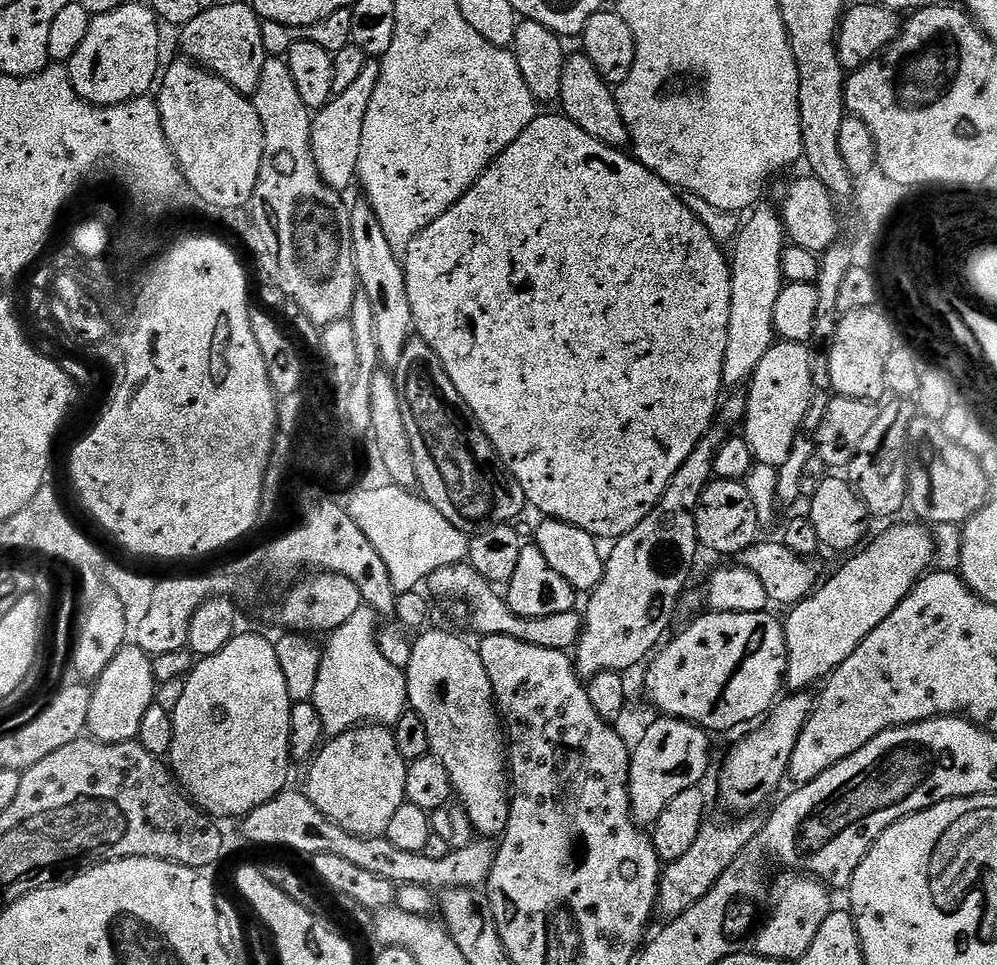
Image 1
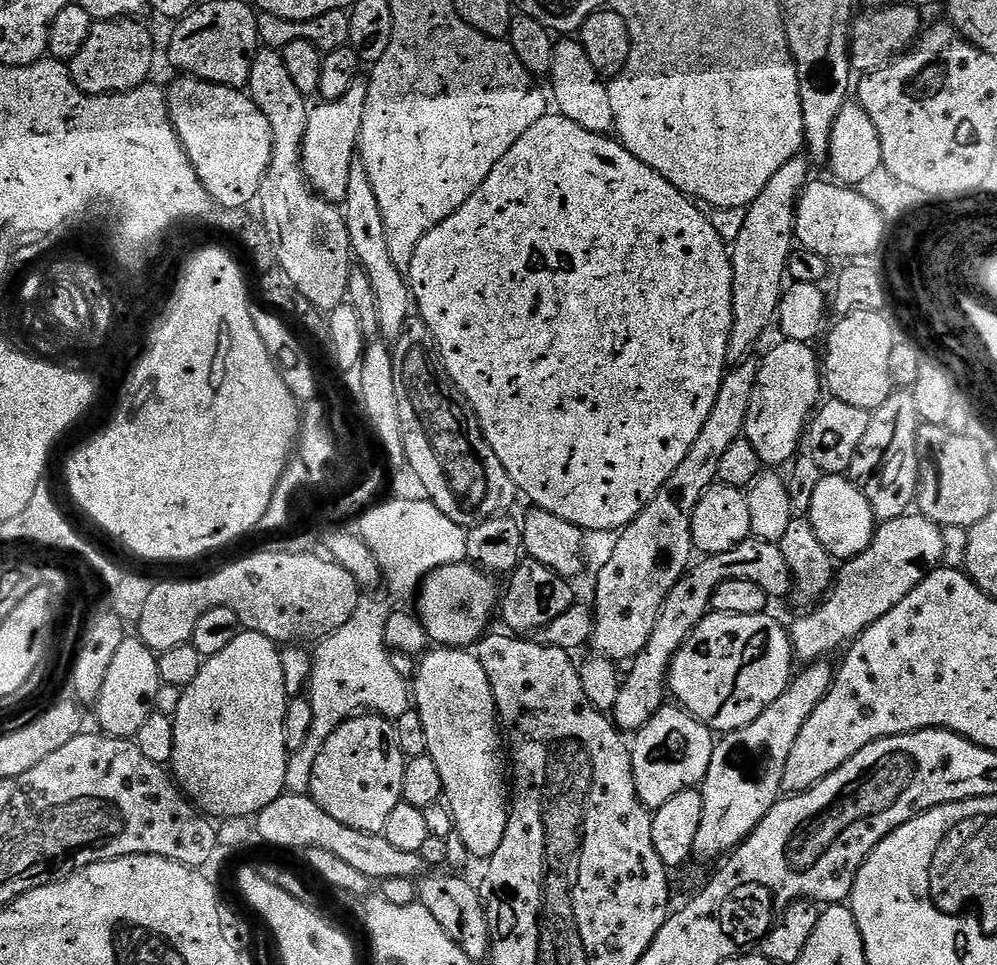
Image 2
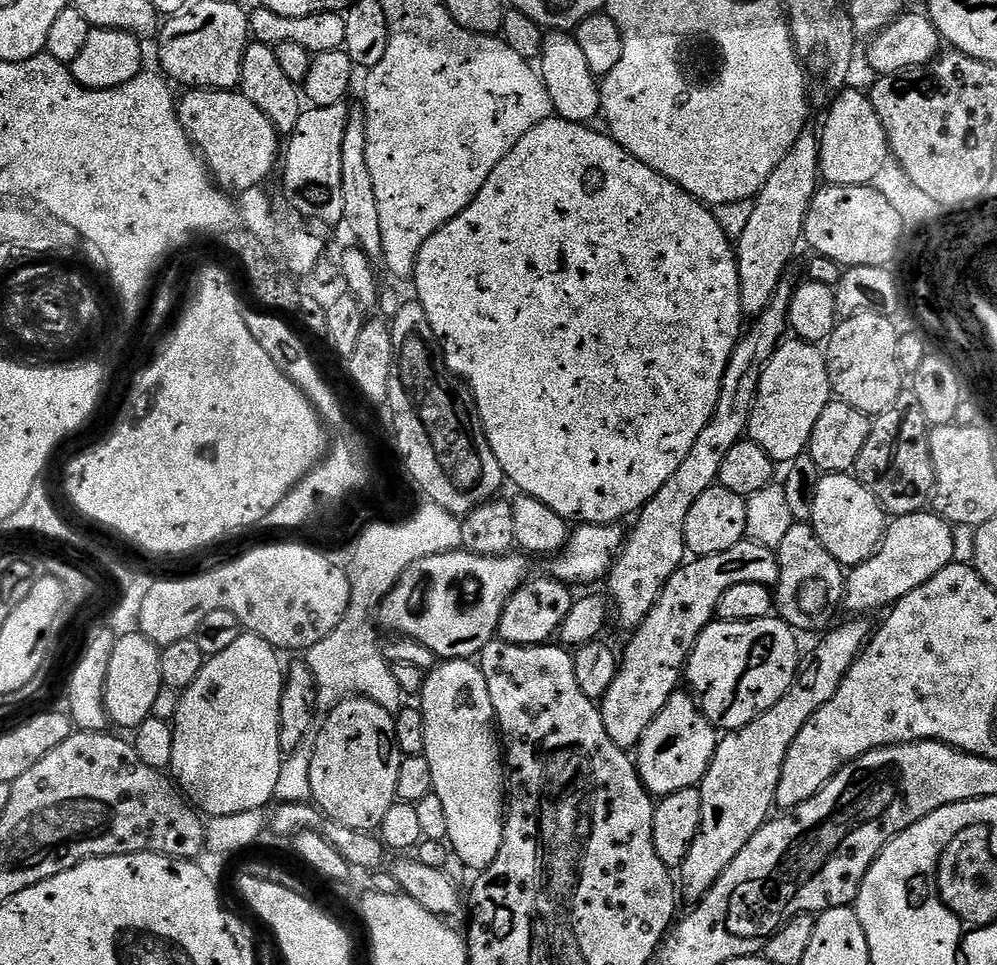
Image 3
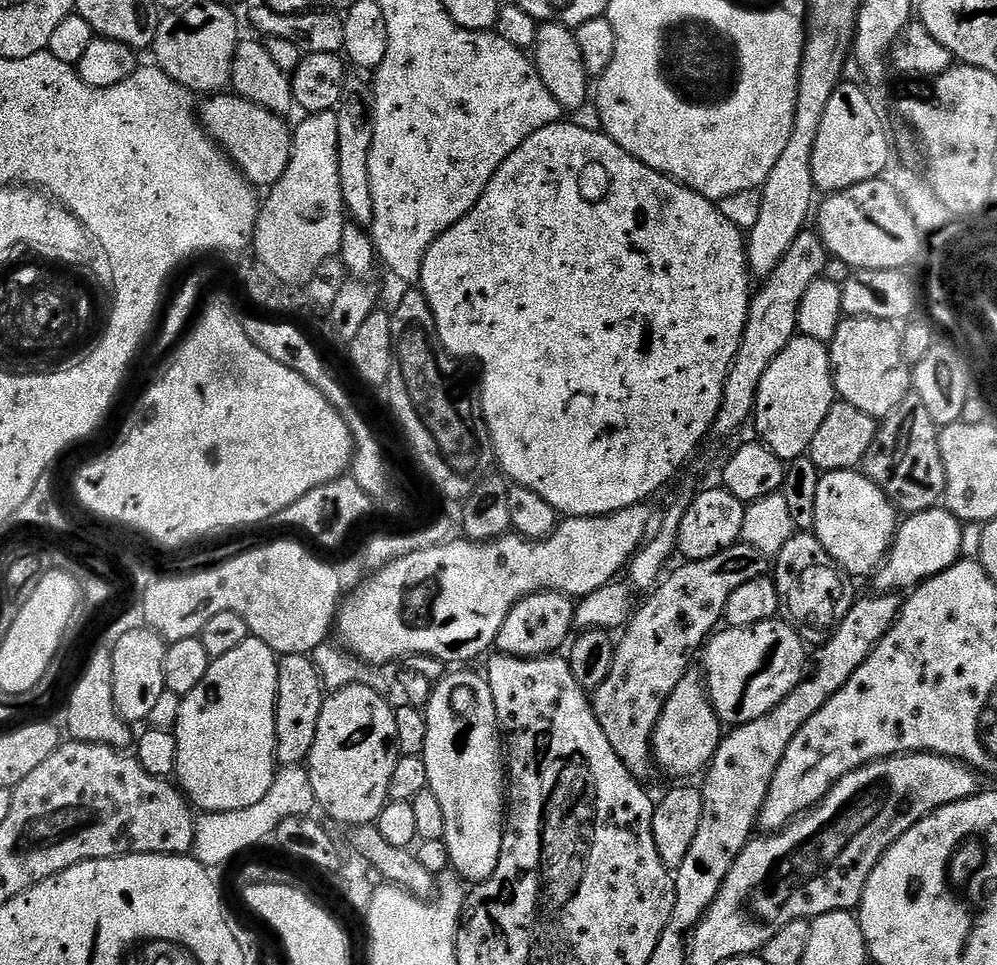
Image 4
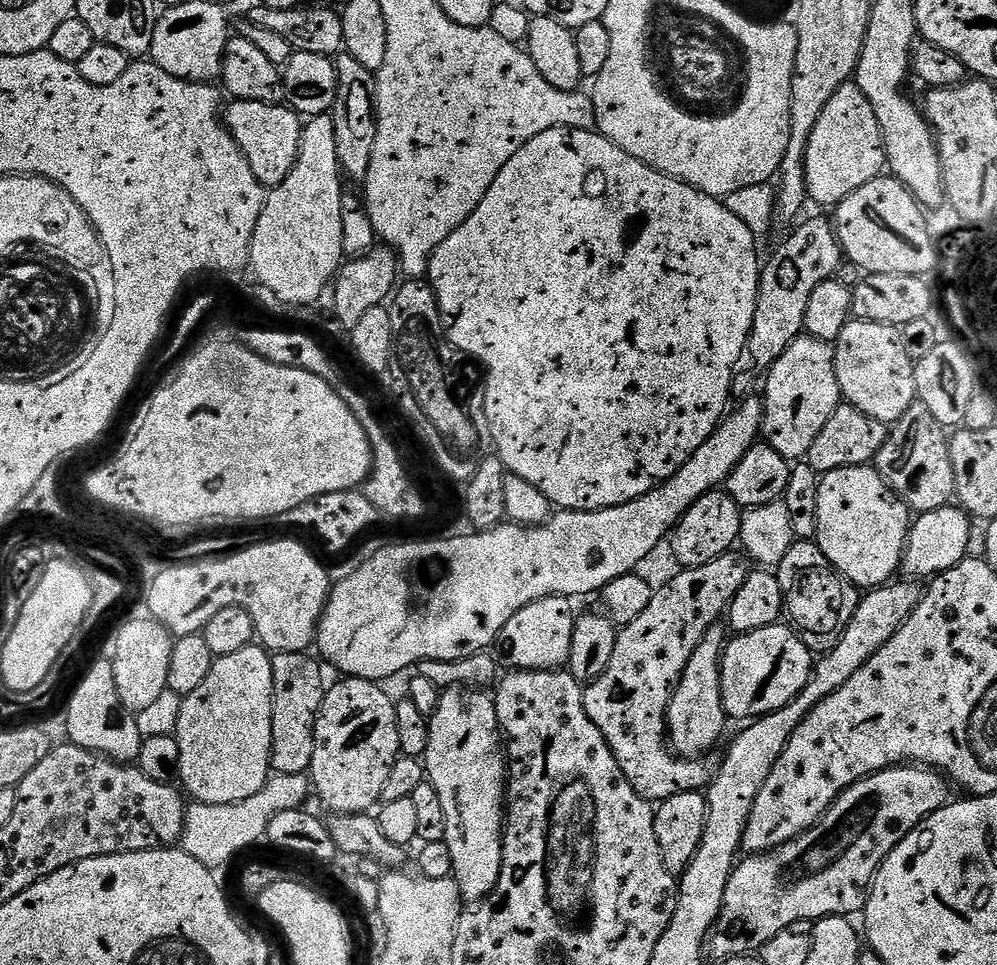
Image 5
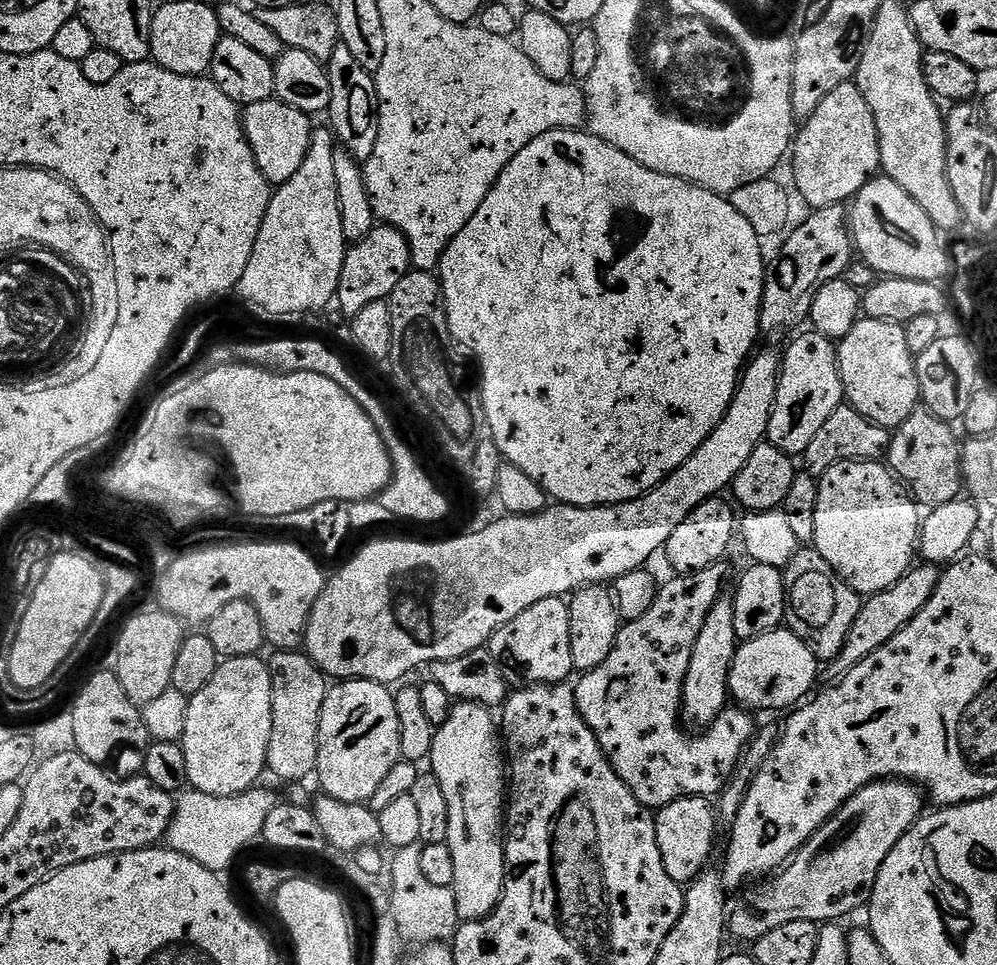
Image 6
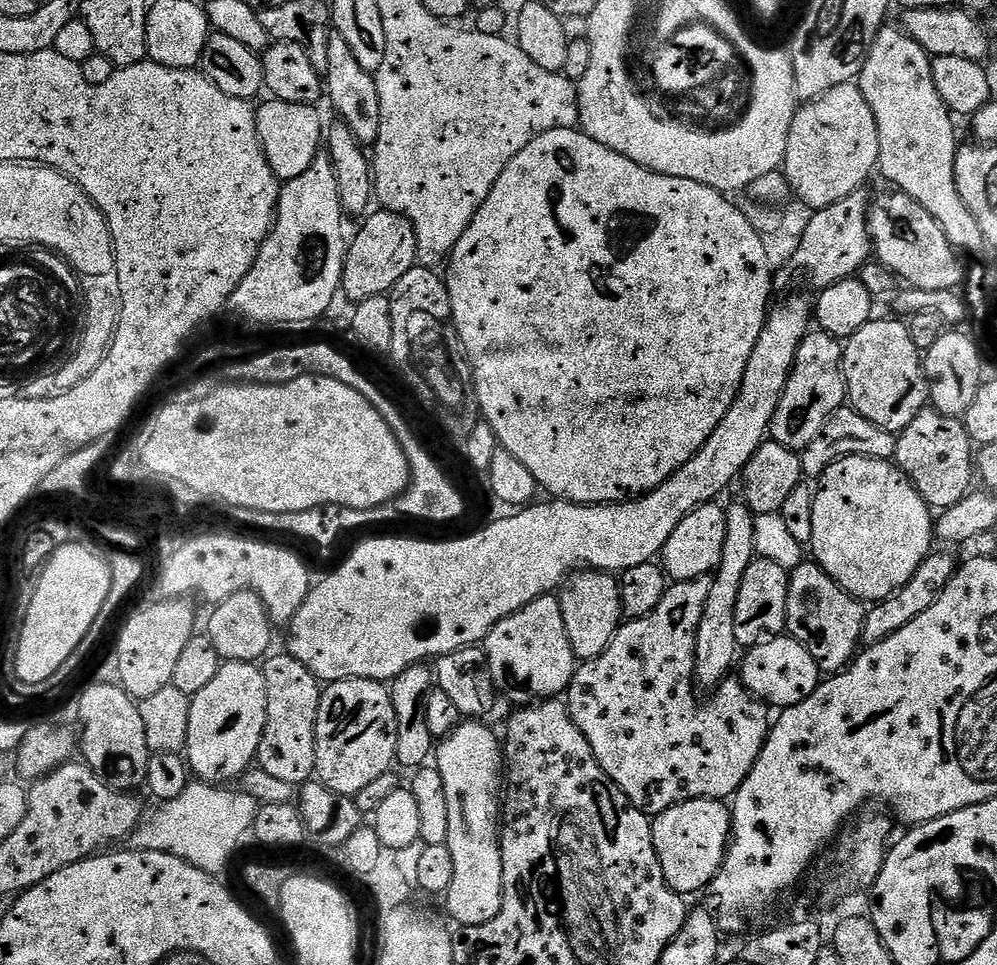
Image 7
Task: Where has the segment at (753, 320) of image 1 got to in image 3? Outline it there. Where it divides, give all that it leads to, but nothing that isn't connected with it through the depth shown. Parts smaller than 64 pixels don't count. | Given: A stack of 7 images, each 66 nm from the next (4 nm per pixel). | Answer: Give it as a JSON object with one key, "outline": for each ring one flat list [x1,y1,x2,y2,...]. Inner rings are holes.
{"outline":[[806,130,790,146,786,158,774,166,770,178,766,178,766,186,753,199,753,209,751,211,750,222,741,232,734,244,736,261,738,262,738,278,740,279,740,297,742,298,742,310,745,317,755,318,774,298,778,286,785,279,784,271,788,268,788,263,792,260,792,255,796,252,796,247,801,247,804,235,804,223,806,214,810,210,810,202,816,197,818,185,821,183,820,175,820,138,812,130]]}

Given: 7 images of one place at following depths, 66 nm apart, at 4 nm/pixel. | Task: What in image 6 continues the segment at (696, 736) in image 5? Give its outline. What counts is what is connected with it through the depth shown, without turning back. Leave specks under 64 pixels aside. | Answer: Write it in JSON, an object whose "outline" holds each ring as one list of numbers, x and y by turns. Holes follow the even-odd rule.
{"outline":[[721,594,714,606,706,614,706,622,702,622,702,630,698,630,698,638,694,642,694,654,690,654,690,667,686,669,686,682,682,686,680,710,685,725,693,724,693,729,706,730,729,707,730,693,728,679,730,666,734,662,734,654,738,647,734,630,735,599,731,595]]}

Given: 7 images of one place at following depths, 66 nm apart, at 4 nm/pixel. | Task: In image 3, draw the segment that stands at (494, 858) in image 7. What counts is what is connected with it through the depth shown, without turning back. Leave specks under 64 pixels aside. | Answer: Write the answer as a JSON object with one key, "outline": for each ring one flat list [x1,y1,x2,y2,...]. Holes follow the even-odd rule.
{"outline":[[446,660,437,663,437,665,437,668,433,672,429,671,425,675,424,689,420,691,418,697,418,707,424,713,424,721,426,722,426,750,423,756,430,762,430,771,434,774,433,793,442,801,442,806,446,810,447,843,450,845,451,851,456,852,466,866,483,870,490,867,494,862,494,858,498,858,498,854,502,850,504,821,506,819,506,760,502,755,502,740,498,735,496,711,492,705,490,690,486,686,486,678,482,674,479,663,473,662,472,660]]}

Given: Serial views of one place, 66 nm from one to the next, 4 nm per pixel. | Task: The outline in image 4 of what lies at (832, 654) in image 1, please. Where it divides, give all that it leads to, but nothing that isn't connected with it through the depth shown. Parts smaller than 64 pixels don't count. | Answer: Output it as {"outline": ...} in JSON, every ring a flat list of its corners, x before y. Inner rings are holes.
{"outline":[[927,508,925,512,911,513,905,520,908,521,905,524,903,521,897,527,892,547,889,548,883,564,874,573,877,593,892,594,900,590,896,588,911,590,932,576,942,574,942,570,961,559,962,521,954,514,950,514,947,508]]}

